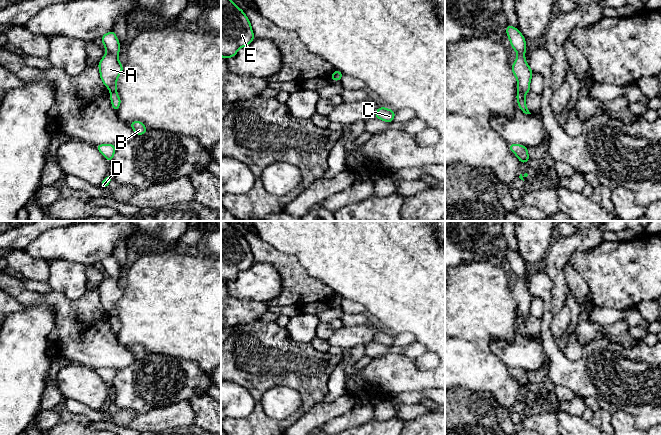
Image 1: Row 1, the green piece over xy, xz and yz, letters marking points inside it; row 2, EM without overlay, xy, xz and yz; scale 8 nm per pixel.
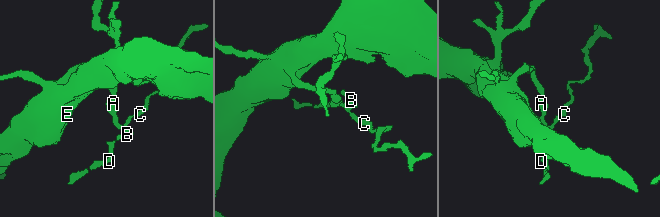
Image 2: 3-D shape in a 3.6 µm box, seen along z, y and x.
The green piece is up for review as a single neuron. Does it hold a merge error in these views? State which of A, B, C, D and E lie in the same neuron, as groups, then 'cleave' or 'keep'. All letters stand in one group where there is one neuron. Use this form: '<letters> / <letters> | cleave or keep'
A E / B C D | cleave

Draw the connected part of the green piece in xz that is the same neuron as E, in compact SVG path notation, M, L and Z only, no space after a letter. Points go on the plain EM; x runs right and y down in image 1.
M221 221L221 280L234 281L241 271L254 265L249 243L229 221Z

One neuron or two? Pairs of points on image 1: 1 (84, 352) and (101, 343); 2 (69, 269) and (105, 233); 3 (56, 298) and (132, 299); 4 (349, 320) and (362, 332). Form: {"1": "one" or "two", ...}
{"1": "one", "2": "two", "3": "two", "4": "two"}

